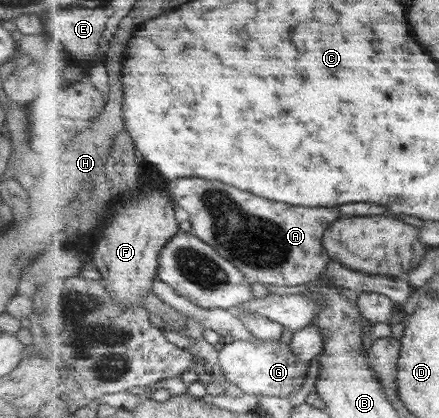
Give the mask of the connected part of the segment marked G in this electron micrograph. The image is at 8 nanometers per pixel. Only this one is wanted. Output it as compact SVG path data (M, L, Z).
M256 338L251 342L234 340L224 344L218 352L218 362L227 381L238 387L245 395L287 397L303 388L307 378L306 364L290 347L283 344L281 338L261 340Z

